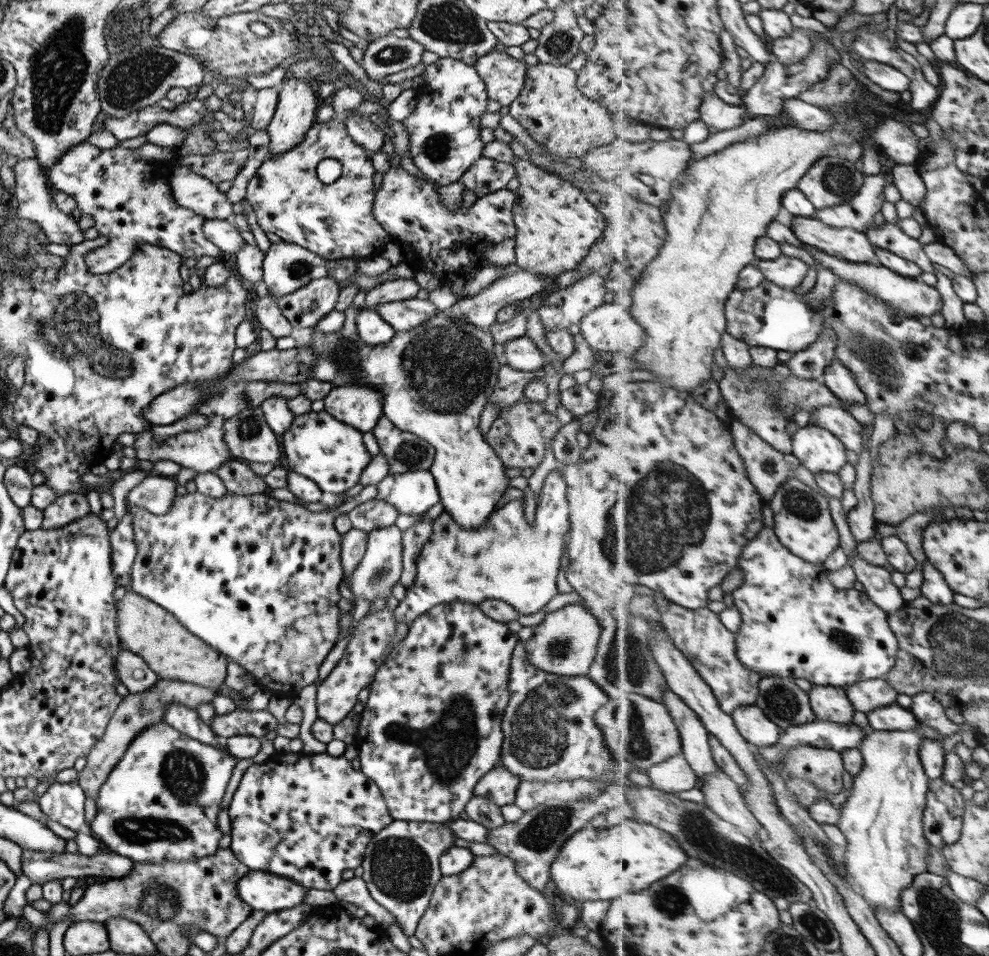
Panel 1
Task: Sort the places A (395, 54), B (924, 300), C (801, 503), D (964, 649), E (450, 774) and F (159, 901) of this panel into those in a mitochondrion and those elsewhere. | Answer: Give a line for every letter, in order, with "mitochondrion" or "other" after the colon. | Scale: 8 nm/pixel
A: mitochondrion
B: other
C: mitochondrion
D: mitochondrion
E: mitochondrion
F: mitochondrion

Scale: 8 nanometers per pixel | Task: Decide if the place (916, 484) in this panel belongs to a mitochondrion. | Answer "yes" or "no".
no

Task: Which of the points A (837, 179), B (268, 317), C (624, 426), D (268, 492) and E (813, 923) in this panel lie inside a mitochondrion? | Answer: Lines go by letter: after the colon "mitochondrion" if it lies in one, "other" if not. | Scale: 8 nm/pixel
A: mitochondrion
B: other
C: other
D: other
E: mitochondrion

